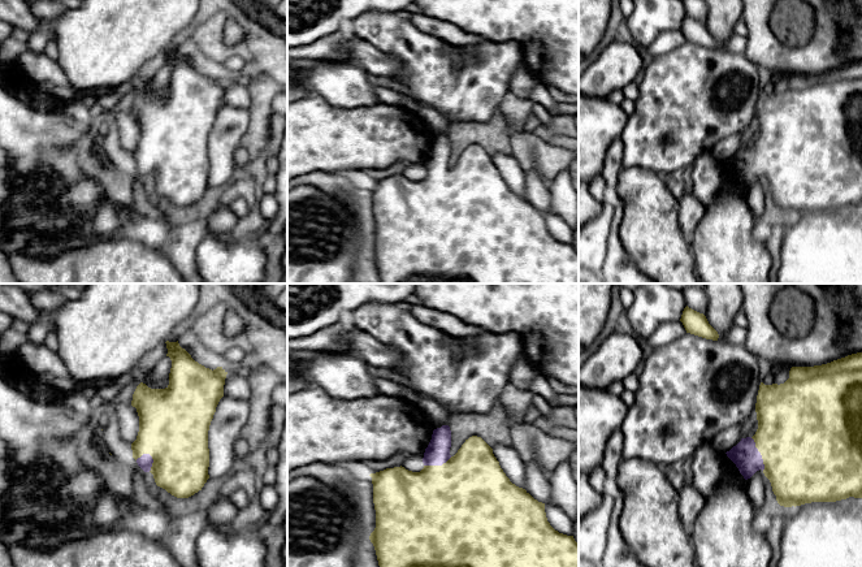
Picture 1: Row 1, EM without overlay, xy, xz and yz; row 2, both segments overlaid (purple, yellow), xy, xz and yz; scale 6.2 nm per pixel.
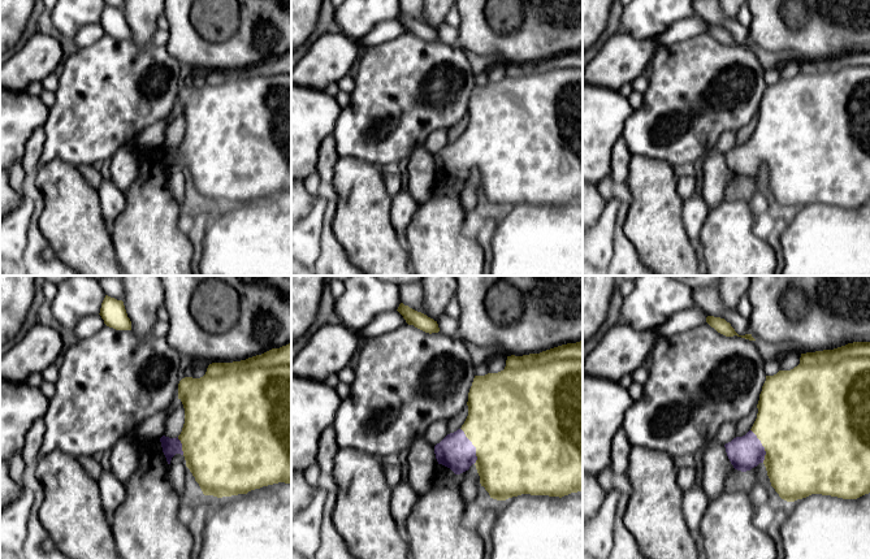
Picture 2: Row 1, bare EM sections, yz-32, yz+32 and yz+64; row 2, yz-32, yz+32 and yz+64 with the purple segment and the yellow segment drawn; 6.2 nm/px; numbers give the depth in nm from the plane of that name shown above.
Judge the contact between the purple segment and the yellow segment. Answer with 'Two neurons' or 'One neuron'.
One neuron

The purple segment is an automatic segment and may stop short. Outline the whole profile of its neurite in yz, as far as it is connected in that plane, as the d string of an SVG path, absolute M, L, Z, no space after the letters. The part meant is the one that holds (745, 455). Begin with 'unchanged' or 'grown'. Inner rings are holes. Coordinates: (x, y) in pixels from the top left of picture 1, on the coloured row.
grown | M862 352L827 364L792 367L784 384L761 382L755 412L758 429L753 437L727 451L745 480L762 469L770 480L780 506L792 507L811 502L836 502L862 498Z

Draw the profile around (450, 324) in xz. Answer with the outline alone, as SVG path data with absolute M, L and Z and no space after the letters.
M423 304L408 306L408 311L416 320L426 325L436 326L455 339L462 339L488 332L462 321L455 315L450 315L439 310L432 310Z

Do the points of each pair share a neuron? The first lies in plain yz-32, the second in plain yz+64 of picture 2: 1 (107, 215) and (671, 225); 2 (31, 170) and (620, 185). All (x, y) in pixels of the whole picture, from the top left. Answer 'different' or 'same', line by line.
1: different
2: same

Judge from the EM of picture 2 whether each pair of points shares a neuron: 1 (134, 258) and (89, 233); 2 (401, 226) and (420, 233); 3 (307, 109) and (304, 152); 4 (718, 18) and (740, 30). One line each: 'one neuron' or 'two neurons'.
1: two neurons
2: two neurons
3: one neuron
4: one neuron

